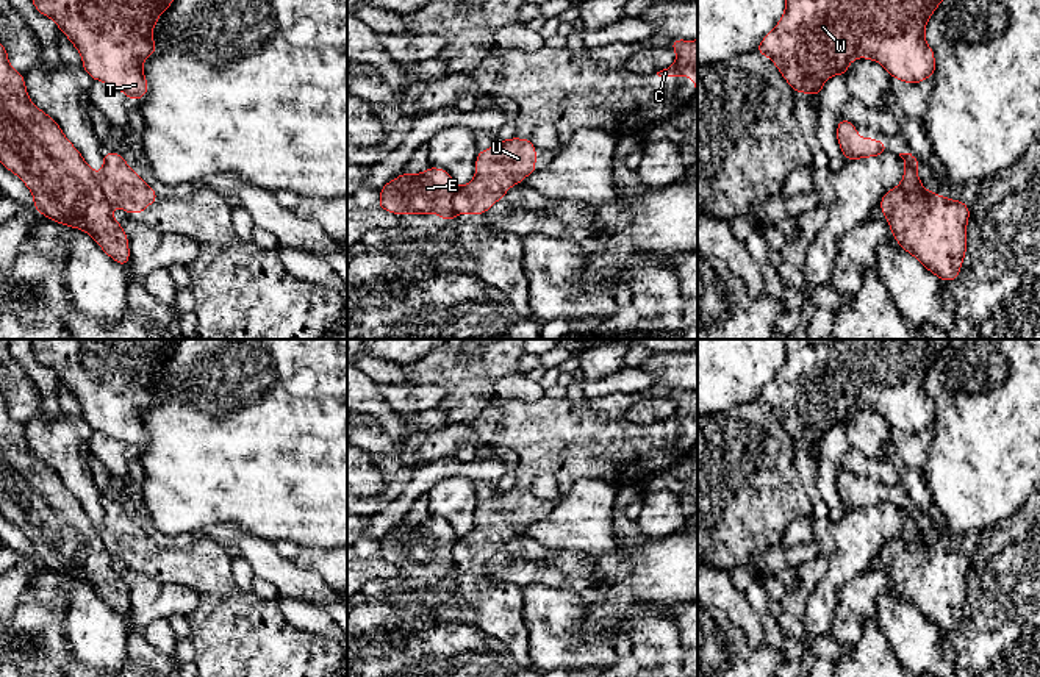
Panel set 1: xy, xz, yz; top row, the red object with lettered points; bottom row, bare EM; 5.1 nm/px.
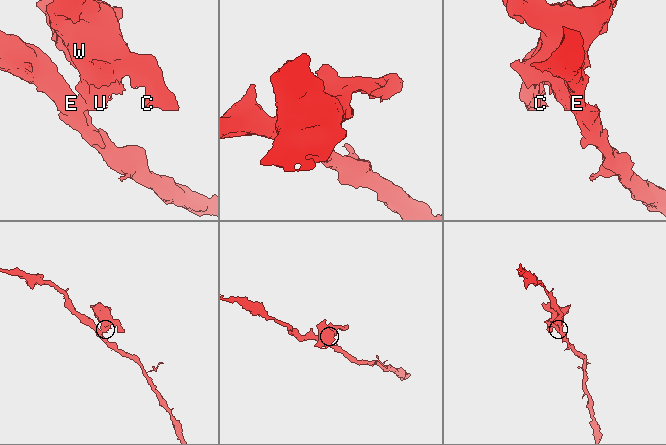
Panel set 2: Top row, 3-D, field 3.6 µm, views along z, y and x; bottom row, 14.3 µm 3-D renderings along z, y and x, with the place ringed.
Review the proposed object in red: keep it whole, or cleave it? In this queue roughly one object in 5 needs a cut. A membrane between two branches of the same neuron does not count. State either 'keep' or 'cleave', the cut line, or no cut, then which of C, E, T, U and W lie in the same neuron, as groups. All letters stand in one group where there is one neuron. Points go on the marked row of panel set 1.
cleave; cut in xy along (97, 175), (105, 199), (111, 207); C T U W / E

